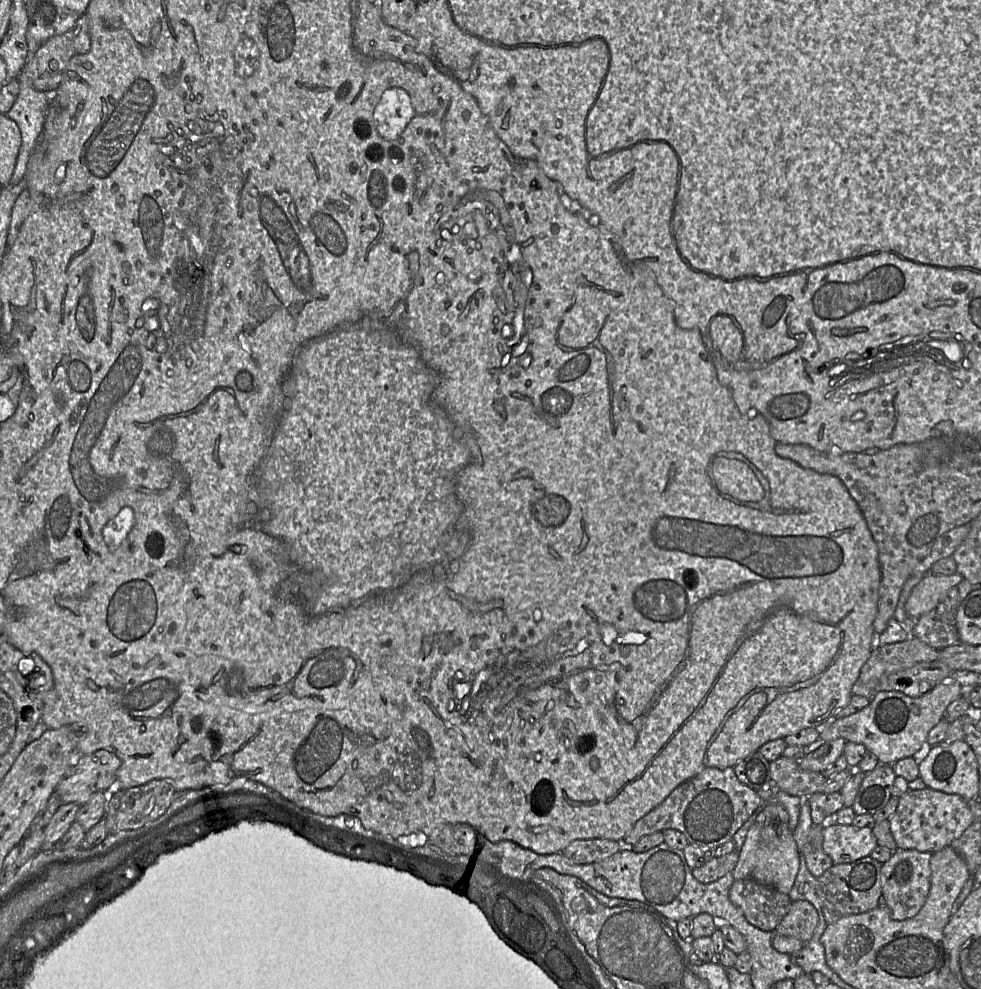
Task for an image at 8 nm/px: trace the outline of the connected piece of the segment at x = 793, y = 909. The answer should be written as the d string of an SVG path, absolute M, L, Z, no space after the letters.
M807 900L793 901L775 933L808 942L818 925L818 913Z

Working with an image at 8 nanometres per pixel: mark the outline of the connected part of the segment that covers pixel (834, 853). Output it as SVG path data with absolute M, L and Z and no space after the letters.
M824 825L823 850L834 864L852 863L867 857L877 845L870 826Z

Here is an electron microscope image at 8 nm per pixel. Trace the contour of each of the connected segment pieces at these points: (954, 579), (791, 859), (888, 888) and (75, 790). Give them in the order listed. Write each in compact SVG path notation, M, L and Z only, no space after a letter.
M958 573L951 576L926 574L907 599L906 614L917 620L929 613L937 607L948 591L957 587L963 579Z
M767 802L748 830L733 877L735 880L750 878L788 895L797 876L799 862L797 844L789 829L788 812L779 803Z
M915 849L897 850L882 864L882 896L894 920L913 918L923 907L930 890L930 860L933 853Z
M103 749L92 754L75 755L54 791L61 804L73 802L81 806L96 792L105 791L108 793L109 788L117 779L116 774L120 766L120 758L114 753Z

